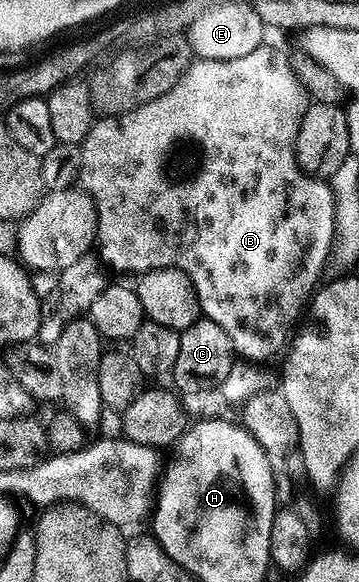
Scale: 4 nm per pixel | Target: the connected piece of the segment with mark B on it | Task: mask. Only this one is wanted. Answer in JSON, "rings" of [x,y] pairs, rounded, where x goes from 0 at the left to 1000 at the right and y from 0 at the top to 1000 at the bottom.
{"rings":[[[730,74],[710,88],[666,95],[666,101],[540,103],[499,136],[499,143],[487,143],[487,149],[465,156],[465,163],[443,163],[443,170],[421,170],[421,177],[398,177],[351,194],[292,198],[262,206],[242,239],[223,247],[220,318],[265,349],[265,421],[273,430],[281,426],[279,447],[292,447],[326,469],[370,469],[368,473],[418,469],[423,462],[510,466],[543,493],[557,536],[610,555],[621,569],[632,569],[632,582],[643,582],[652,608],[694,624],[749,620],[772,605],[780,608],[797,598],[822,560],[841,550],[861,519],[872,515],[875,502],[897,481],[894,467],[928,435],[939,404],[939,349],[928,338],[925,316],[852,294],[827,273],[827,234],[855,186],[852,156],[811,115],[805,91],[749,76]]]}

